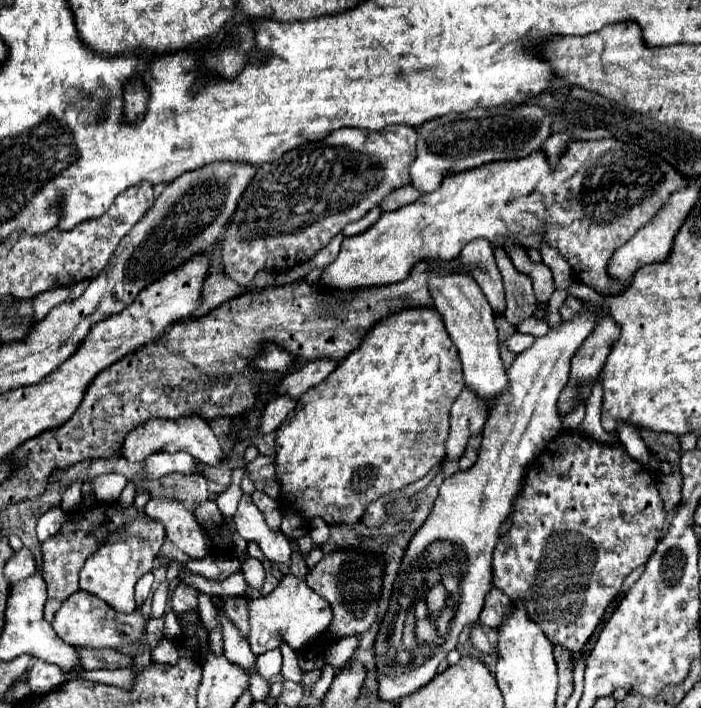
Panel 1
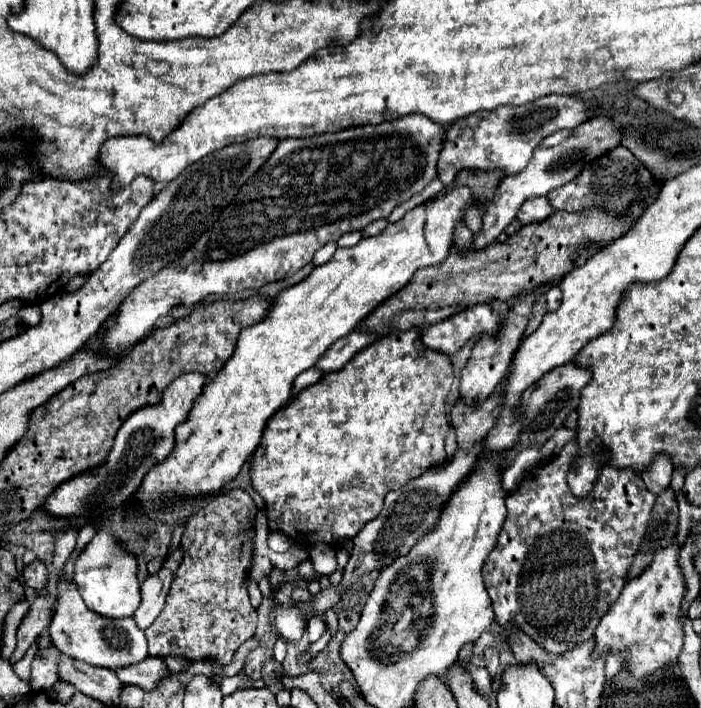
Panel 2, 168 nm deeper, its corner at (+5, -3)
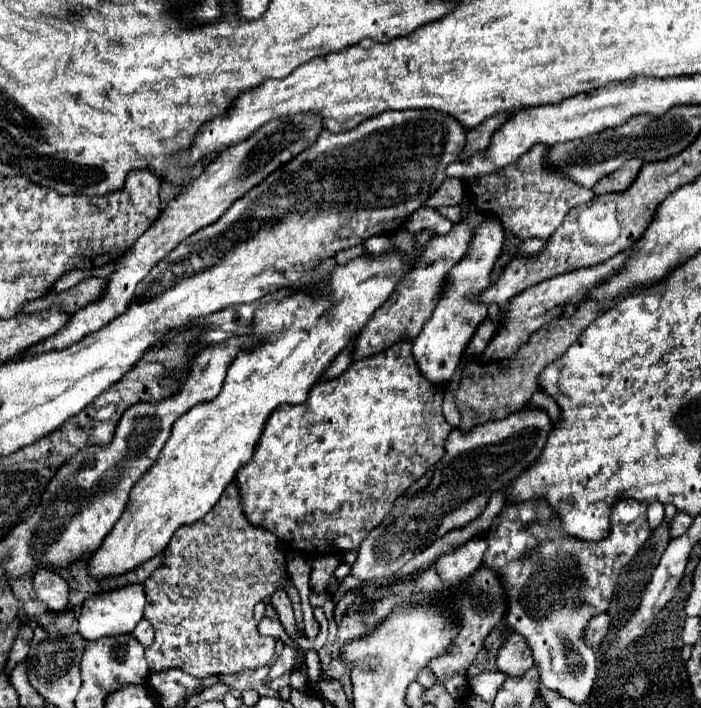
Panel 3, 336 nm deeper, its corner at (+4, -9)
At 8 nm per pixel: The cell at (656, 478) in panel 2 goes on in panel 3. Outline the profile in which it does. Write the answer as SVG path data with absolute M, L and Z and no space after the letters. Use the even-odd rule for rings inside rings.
M653 503L649 505L649 529L657 529L657 525L661 525L663 521L663 505L659 503Z

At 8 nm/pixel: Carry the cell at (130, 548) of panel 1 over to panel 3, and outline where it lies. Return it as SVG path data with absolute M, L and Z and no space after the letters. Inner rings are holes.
M125 585L111 593L101 593L85 601L81 615L79 615L79 633L91 641L101 637L117 637L126 635L135 629L135 625L143 619L143 605L145 605L145 591L143 585Z

